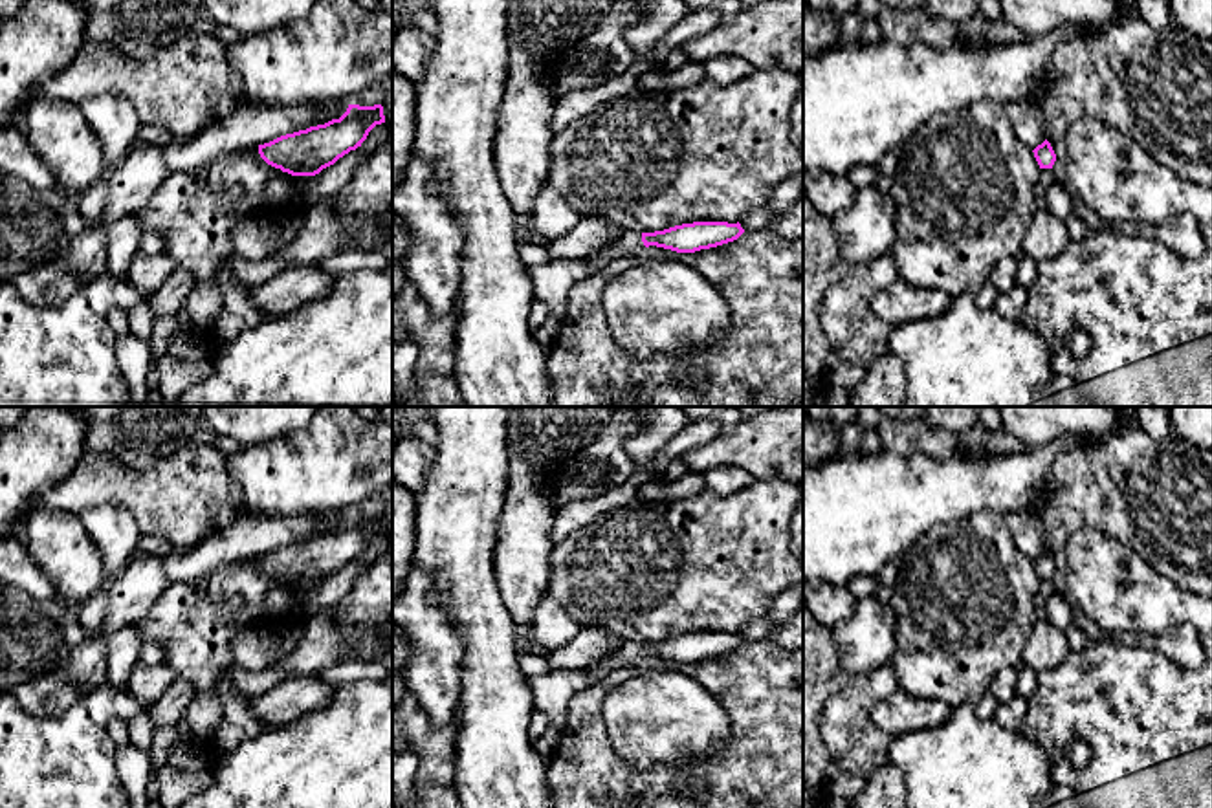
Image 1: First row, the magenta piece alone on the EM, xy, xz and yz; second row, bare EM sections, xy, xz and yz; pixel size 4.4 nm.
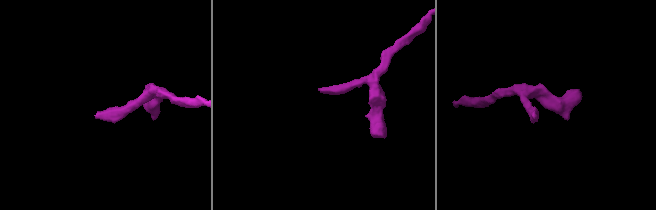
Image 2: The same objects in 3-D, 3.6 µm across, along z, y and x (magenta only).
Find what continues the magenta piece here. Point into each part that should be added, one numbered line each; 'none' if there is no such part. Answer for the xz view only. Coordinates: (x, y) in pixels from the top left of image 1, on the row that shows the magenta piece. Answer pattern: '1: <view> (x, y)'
1: xz (629, 242)

